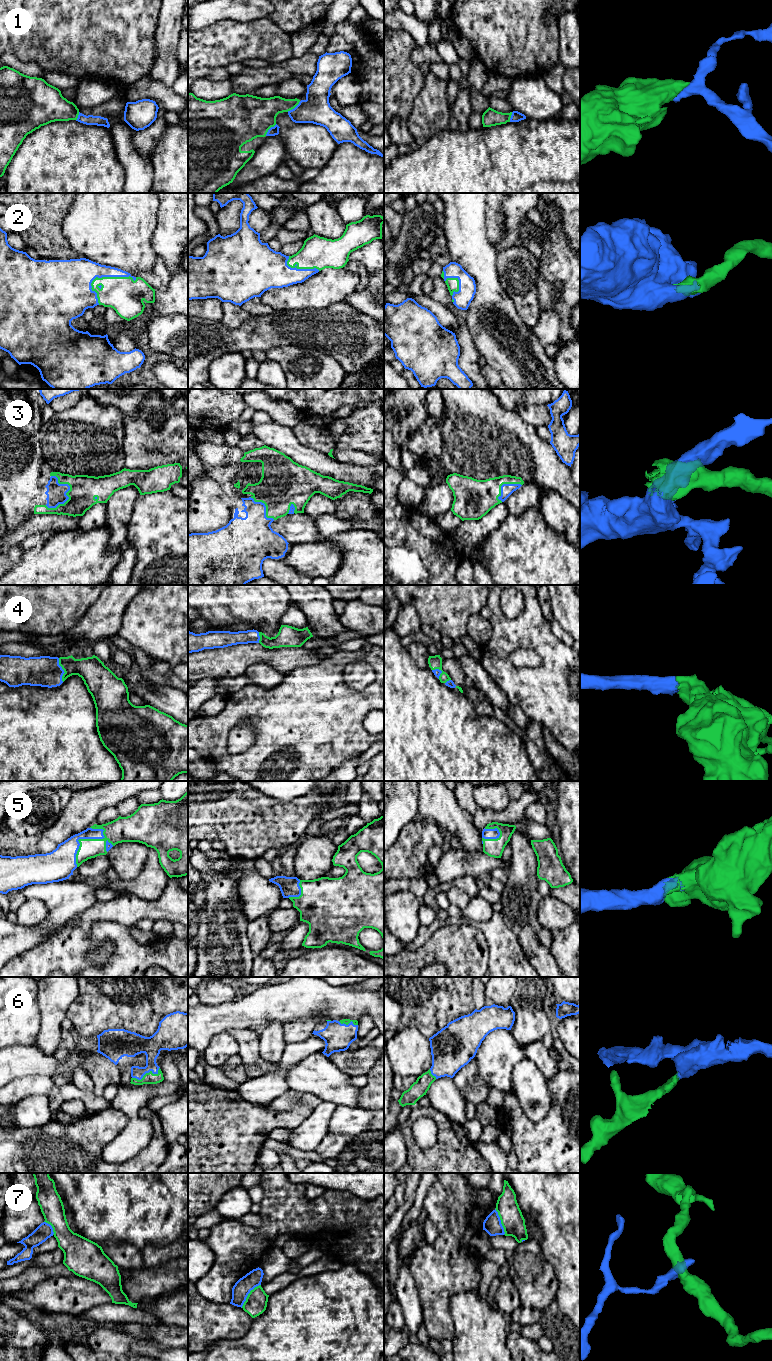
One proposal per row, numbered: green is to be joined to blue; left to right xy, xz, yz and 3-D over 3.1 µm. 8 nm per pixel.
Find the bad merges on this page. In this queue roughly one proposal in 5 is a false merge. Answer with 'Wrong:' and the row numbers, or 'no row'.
Wrong: 7

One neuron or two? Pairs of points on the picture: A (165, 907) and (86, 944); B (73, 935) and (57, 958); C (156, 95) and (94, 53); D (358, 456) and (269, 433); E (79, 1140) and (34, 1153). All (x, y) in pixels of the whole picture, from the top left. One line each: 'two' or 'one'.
A: two
B: one
C: two
D: two
E: one

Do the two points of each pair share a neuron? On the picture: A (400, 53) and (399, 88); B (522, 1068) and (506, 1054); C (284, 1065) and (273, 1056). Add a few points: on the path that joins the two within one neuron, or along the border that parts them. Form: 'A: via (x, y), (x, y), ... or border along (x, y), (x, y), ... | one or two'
A: via (399, 62), (399, 79) | one
B: border along (525, 1056), (514, 1066), (512, 1086) | two
C: border along (286, 1044), (282, 1052), (282, 1058), (279, 1061) | two

